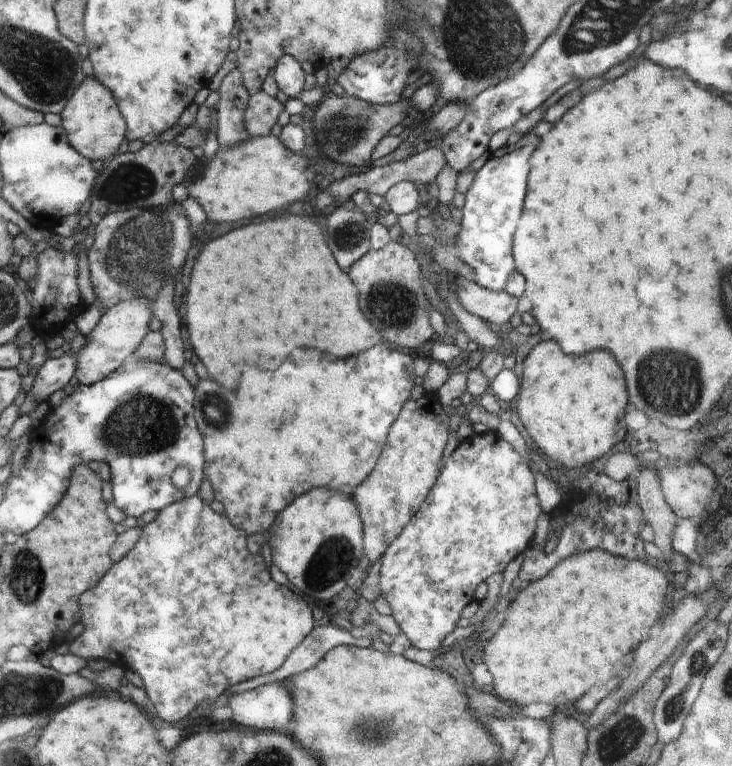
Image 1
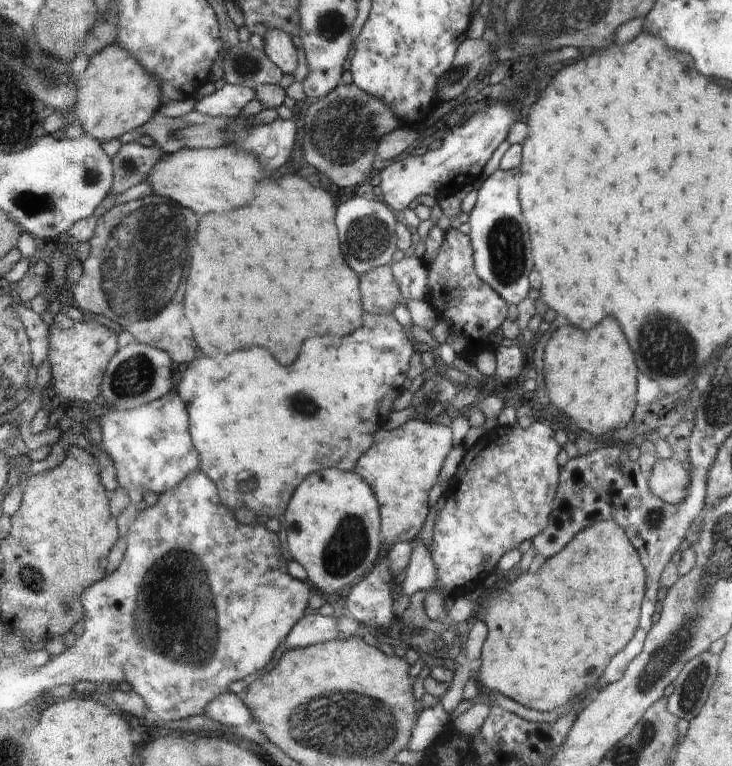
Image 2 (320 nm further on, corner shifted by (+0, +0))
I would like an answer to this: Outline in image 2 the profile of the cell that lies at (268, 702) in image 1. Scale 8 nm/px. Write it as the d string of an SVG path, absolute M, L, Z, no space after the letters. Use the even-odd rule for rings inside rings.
M231 692L222 693L214 698L204 715L229 727L242 726L242 724L250 724L254 721L241 695Z

